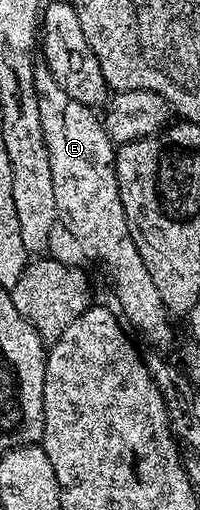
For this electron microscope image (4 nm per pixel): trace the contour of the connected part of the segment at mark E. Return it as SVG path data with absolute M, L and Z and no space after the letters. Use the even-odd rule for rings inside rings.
M47 68L36 69L36 92L40 100L40 122L44 124L44 140L46 151L50 157L52 168L52 192L56 195L56 208L61 225L70 229L70 234L91 254L102 261L102 266L110 270L110 278L114 281L114 290L118 293L118 302L122 305L121 313L126 313L125 321L131 327L142 330L148 341L156 346L170 346L174 342L174 330L170 327L171 315L166 309L164 300L160 300L160 291L152 280L152 272L148 272L148 264L144 264L144 256L140 256L140 248L132 240L132 232L128 228L128 220L124 214L124 204L120 200L118 187L118 167L114 162L116 143L110 138L103 119L98 118L91 107L80 104L54 78L54 73Z

